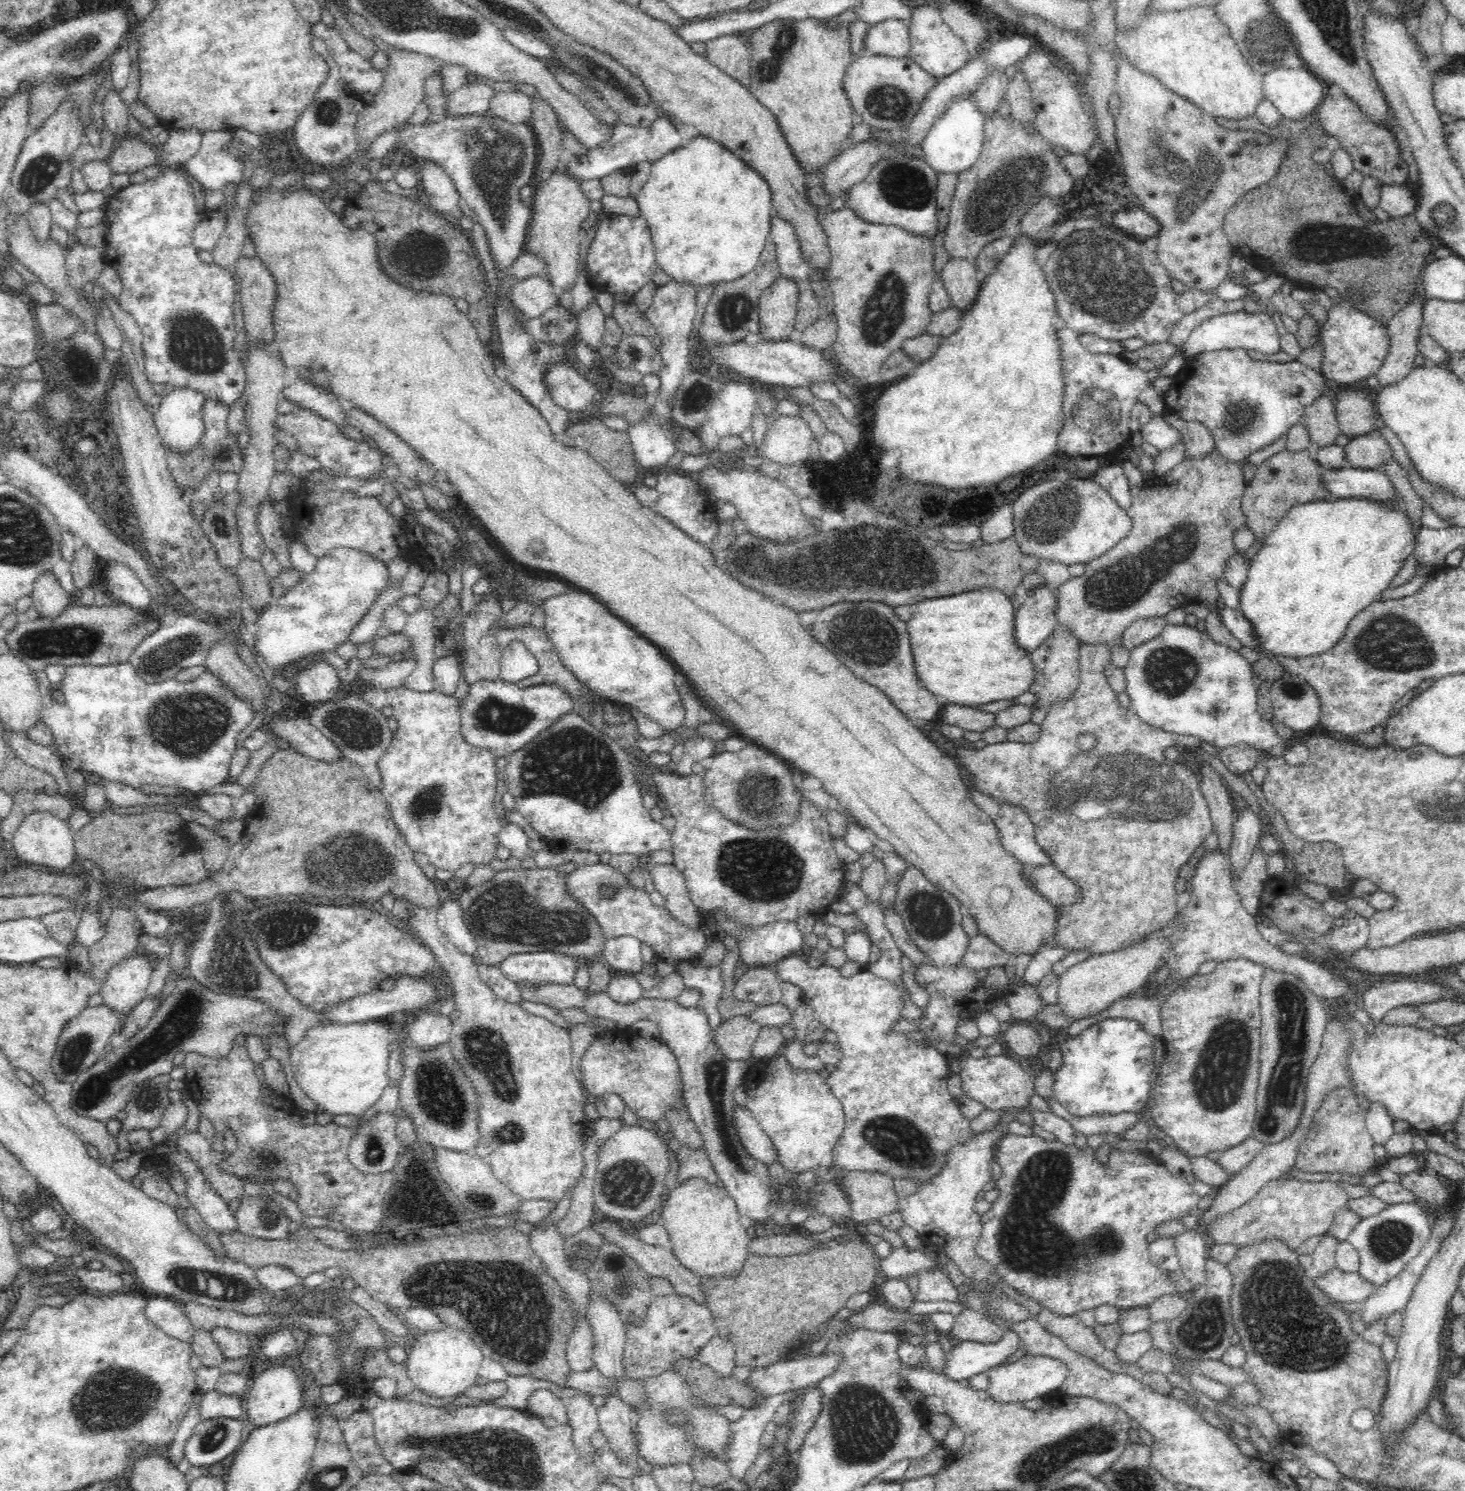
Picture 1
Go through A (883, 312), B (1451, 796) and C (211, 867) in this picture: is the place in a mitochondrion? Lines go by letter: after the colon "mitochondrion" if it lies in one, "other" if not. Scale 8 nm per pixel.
A: mitochondrion
B: mitochondrion
C: other

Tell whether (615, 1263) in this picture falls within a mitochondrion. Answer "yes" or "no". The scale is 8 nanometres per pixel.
no

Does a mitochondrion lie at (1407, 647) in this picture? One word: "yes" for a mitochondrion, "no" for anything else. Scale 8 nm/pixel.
yes

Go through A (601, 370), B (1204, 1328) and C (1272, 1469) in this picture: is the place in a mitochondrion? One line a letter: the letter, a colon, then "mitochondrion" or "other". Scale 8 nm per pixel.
A: other
B: mitochondrion
C: other

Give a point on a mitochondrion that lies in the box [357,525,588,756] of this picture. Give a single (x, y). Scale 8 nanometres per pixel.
(500, 717)

